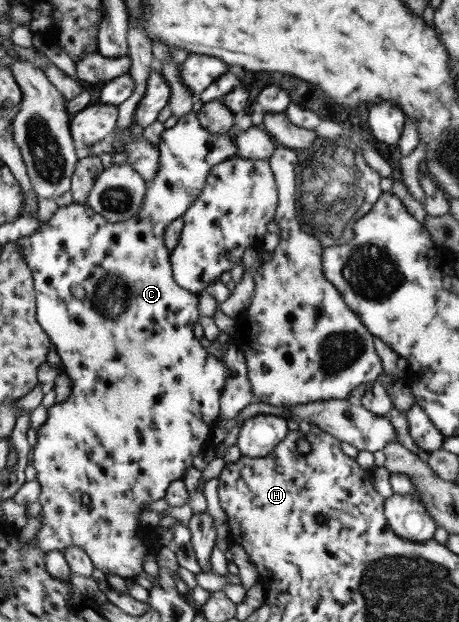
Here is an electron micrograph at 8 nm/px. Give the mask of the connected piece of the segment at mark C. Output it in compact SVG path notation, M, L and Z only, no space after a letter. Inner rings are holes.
M190 112L170 128L162 133L162 142L159 144L161 152L160 166L156 178L147 181L147 193L142 208L136 215L120 222L110 222L105 216L98 214L90 205L72 202L60 207L48 221L40 222L36 232L28 237L18 239L22 254L33 269L33 277L37 291L37 319L45 328L45 331L53 341L54 347L62 357L64 371L70 375L73 382L72 394L64 401L56 403L49 408L48 420L37 429L37 442L33 447L32 465L37 469L37 482L42 486L40 504L42 504L42 523L38 530L37 543L44 552L53 550L63 551L74 545L81 546L93 560L95 568L104 574L116 574L126 578L134 578L143 572L147 554L159 554L162 549L157 542L153 529L142 527L139 522L142 516L142 506L157 500L164 499L168 495L168 486L176 480L184 477L184 472L194 467L194 458L200 456L210 446L209 440L216 422L221 416L221 400L224 398L226 381L229 379L229 368L225 365L223 357L213 356L200 344L200 339L194 334L194 326L200 324L200 308L198 308L198 294L190 292L190 289L182 288L173 275L172 252L167 248L165 232L177 218L190 210L193 202L196 202L204 187L213 166L223 160L233 158L239 151L237 137L232 140L226 132L214 134L202 126L198 113ZM74 286L82 286L85 297L78 298L74 294Z

